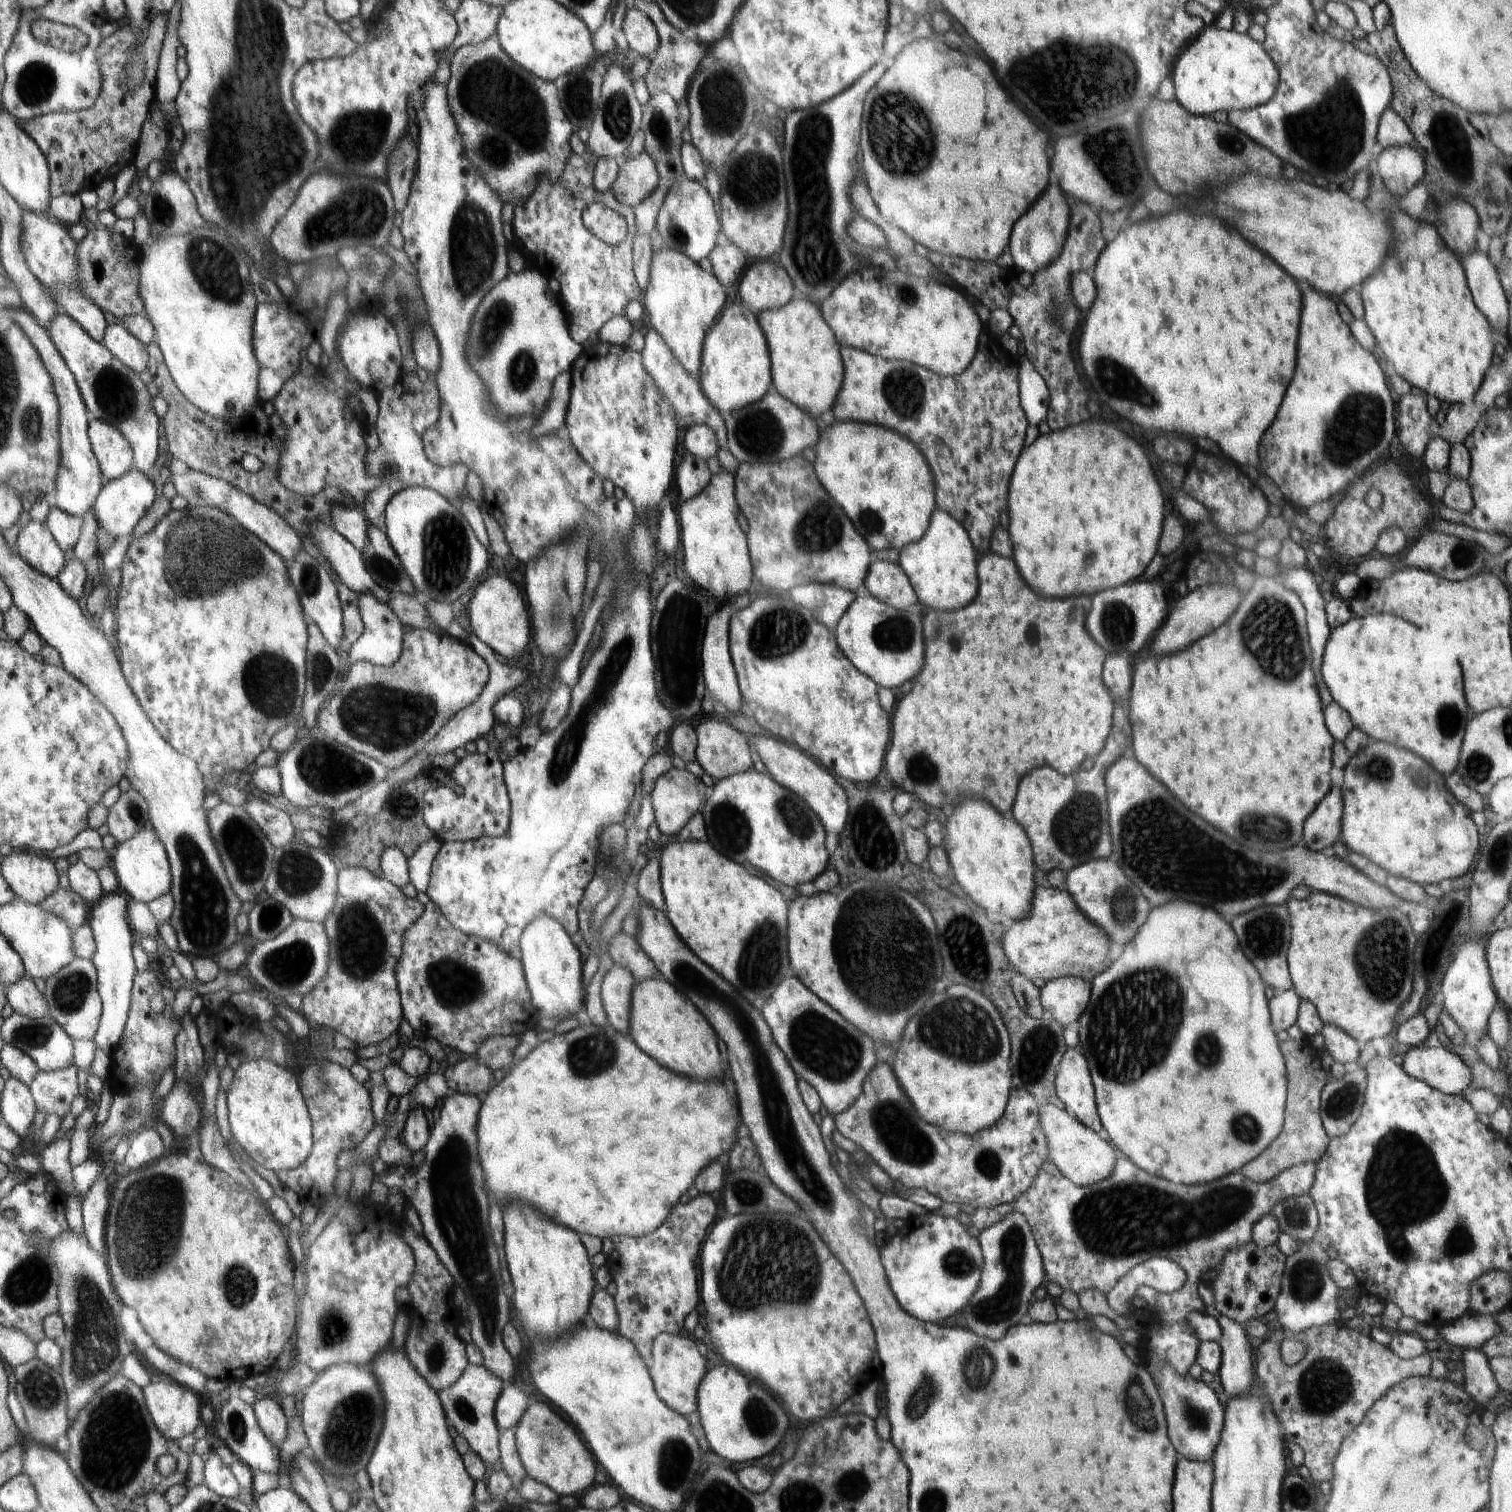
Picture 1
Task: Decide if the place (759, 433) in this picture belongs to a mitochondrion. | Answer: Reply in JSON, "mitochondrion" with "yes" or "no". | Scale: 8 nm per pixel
{"mitochondrion":"yes"}

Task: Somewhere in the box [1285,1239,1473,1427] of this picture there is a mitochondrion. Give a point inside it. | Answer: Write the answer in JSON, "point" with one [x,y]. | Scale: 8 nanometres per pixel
{"point":[1327,1387]}

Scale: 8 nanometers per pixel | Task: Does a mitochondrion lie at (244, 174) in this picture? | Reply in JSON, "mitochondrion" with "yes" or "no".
{"mitochondrion":"yes"}

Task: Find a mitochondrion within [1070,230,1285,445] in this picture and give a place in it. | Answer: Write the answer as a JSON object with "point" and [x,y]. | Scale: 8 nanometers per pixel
{"point":[1119,380]}

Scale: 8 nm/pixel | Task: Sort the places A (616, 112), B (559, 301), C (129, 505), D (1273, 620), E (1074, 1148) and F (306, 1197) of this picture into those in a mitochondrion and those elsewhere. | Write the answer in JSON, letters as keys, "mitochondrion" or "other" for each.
{"A":"mitochondrion","B":"other","C":"other","D":"mitochondrion","E":"other","F":"other"}

